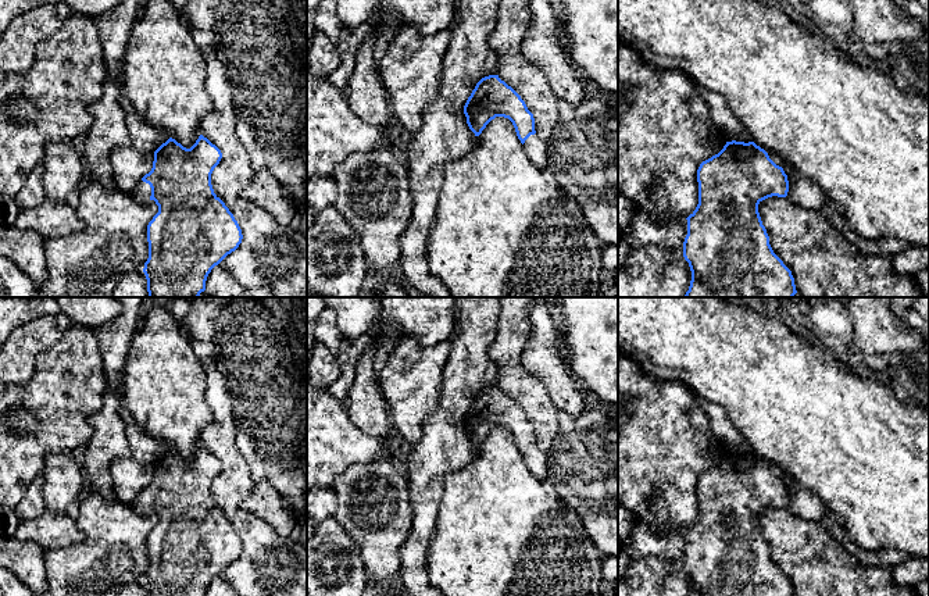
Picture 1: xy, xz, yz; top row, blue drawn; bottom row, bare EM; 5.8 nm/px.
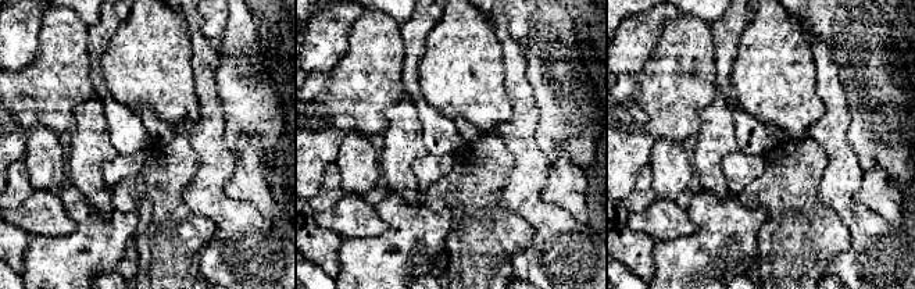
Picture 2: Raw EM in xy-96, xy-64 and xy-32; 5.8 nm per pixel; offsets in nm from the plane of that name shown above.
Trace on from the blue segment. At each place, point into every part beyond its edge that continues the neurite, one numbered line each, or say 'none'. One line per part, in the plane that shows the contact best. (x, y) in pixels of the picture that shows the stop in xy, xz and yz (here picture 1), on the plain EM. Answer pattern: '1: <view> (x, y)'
1: xy (142, 503)

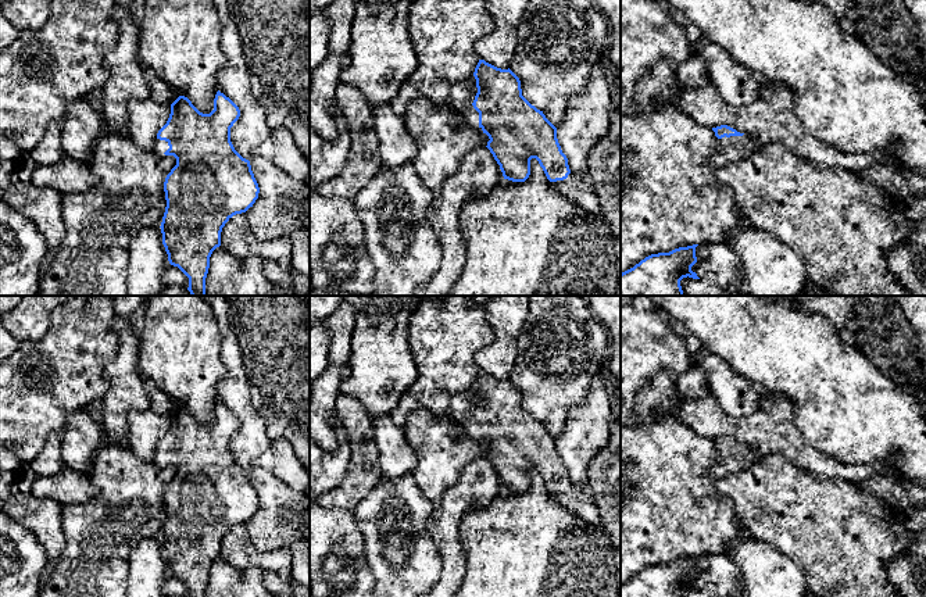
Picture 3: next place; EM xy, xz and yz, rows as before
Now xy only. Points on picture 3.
1: xy (160, 457)

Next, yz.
1: yz (730, 460)

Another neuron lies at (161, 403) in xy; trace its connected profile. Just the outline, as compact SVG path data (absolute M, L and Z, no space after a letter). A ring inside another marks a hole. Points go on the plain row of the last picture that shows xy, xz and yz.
M144 380L150 407L149 410L160 414L160 415L168 415L171 417L180 404L176 400L172 400L167 393L164 393L161 389L158 389L153 382Z

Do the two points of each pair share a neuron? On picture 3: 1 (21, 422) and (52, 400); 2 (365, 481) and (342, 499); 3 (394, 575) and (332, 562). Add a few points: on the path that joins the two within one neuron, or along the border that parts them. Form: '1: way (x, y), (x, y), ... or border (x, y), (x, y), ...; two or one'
1: way (28, 415), (45, 400); one
2: way (360, 483), (347, 494); one
3: border (363, 537), (365, 558), (374, 582); two

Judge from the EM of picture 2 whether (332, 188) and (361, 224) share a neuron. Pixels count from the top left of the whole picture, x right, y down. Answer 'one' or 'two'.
two

